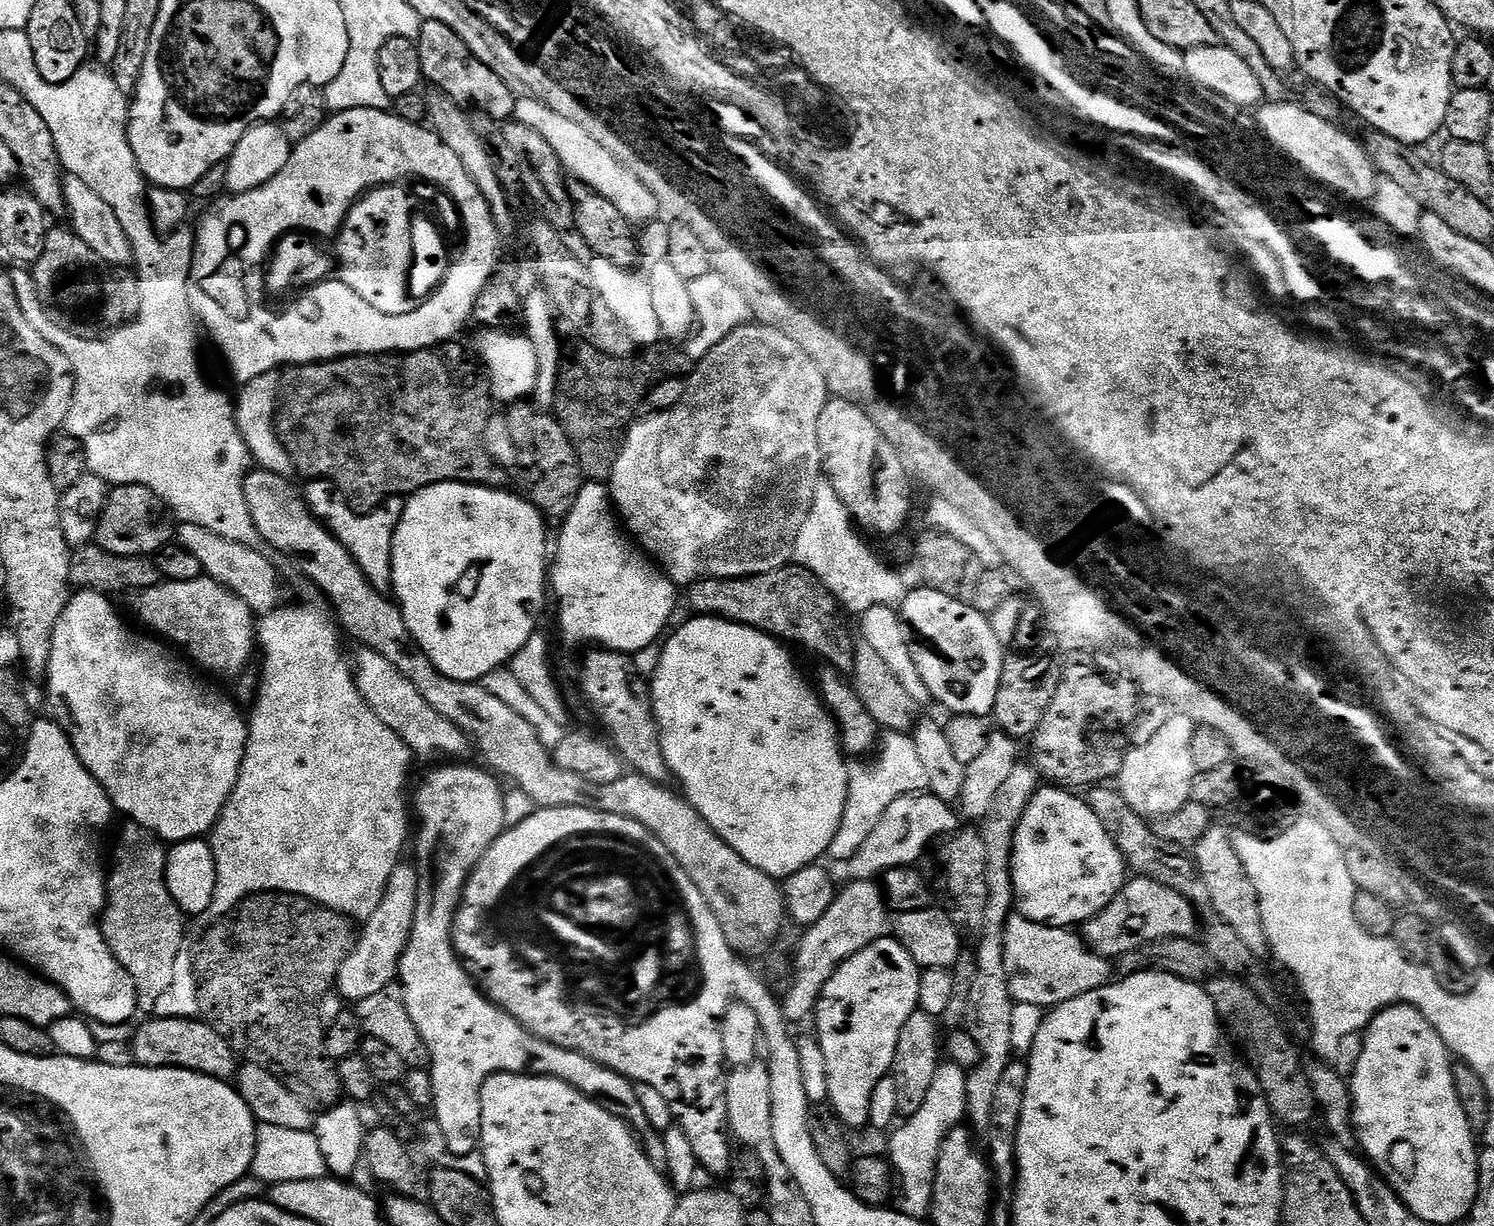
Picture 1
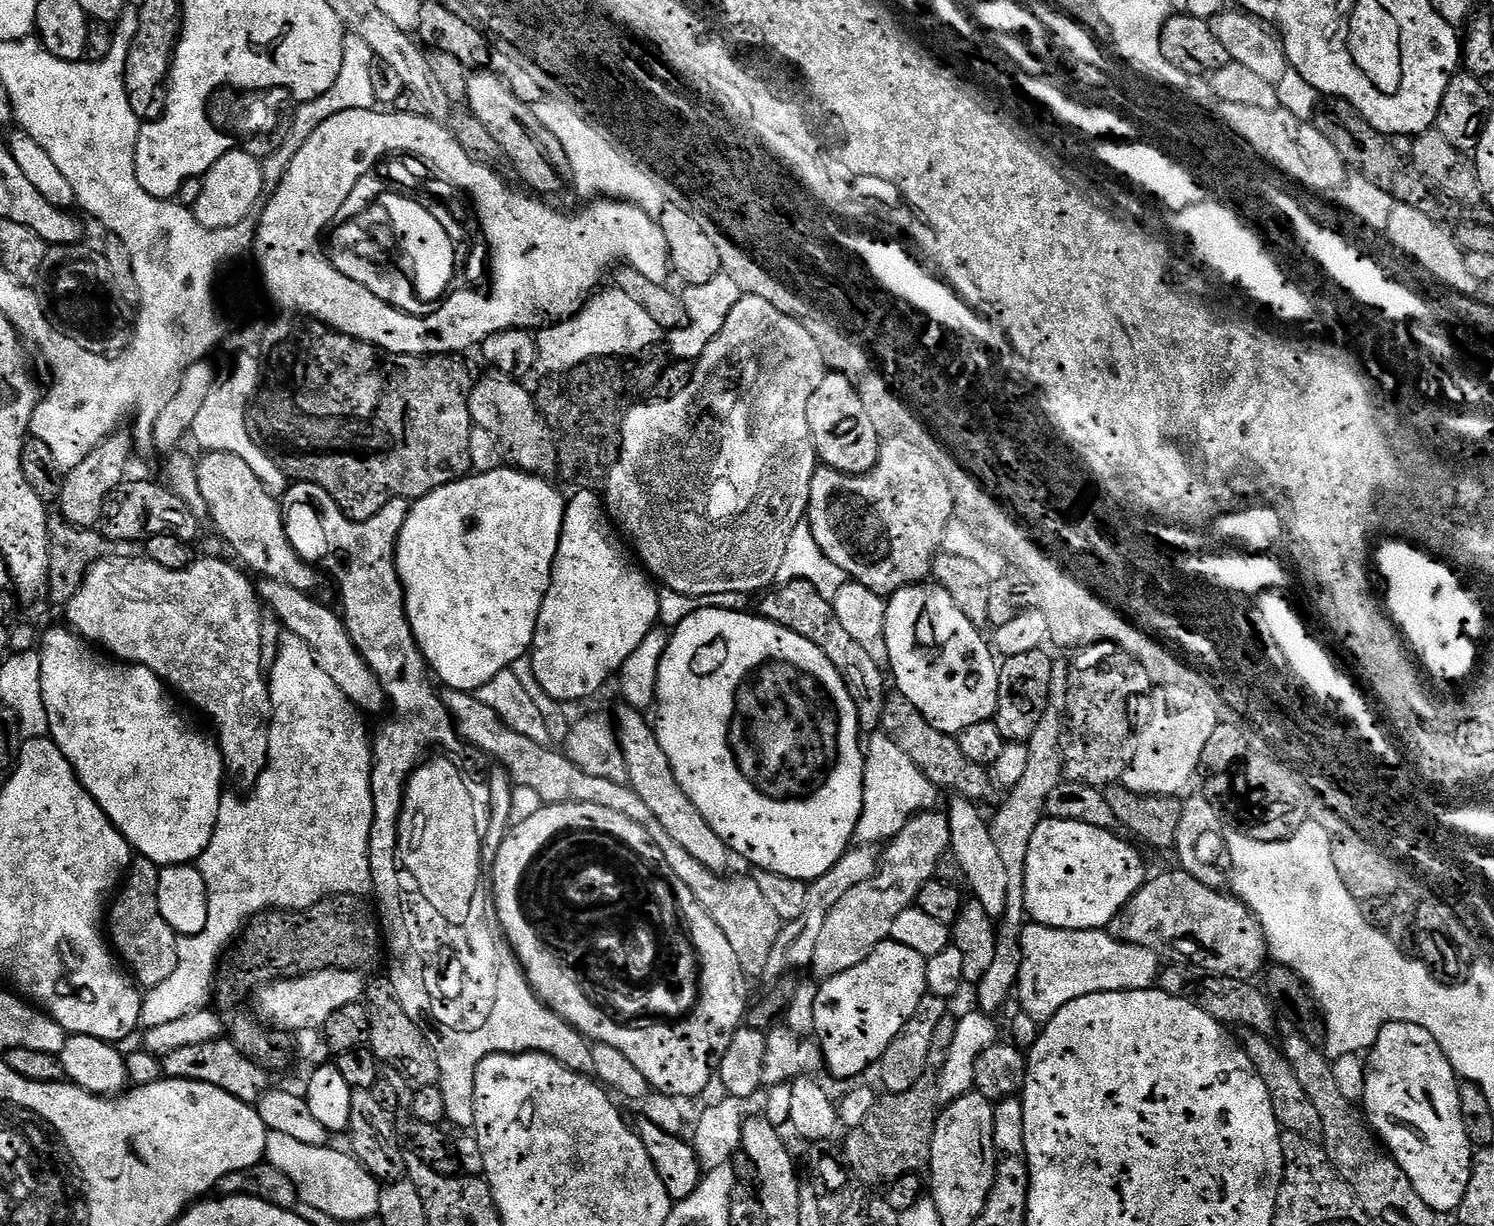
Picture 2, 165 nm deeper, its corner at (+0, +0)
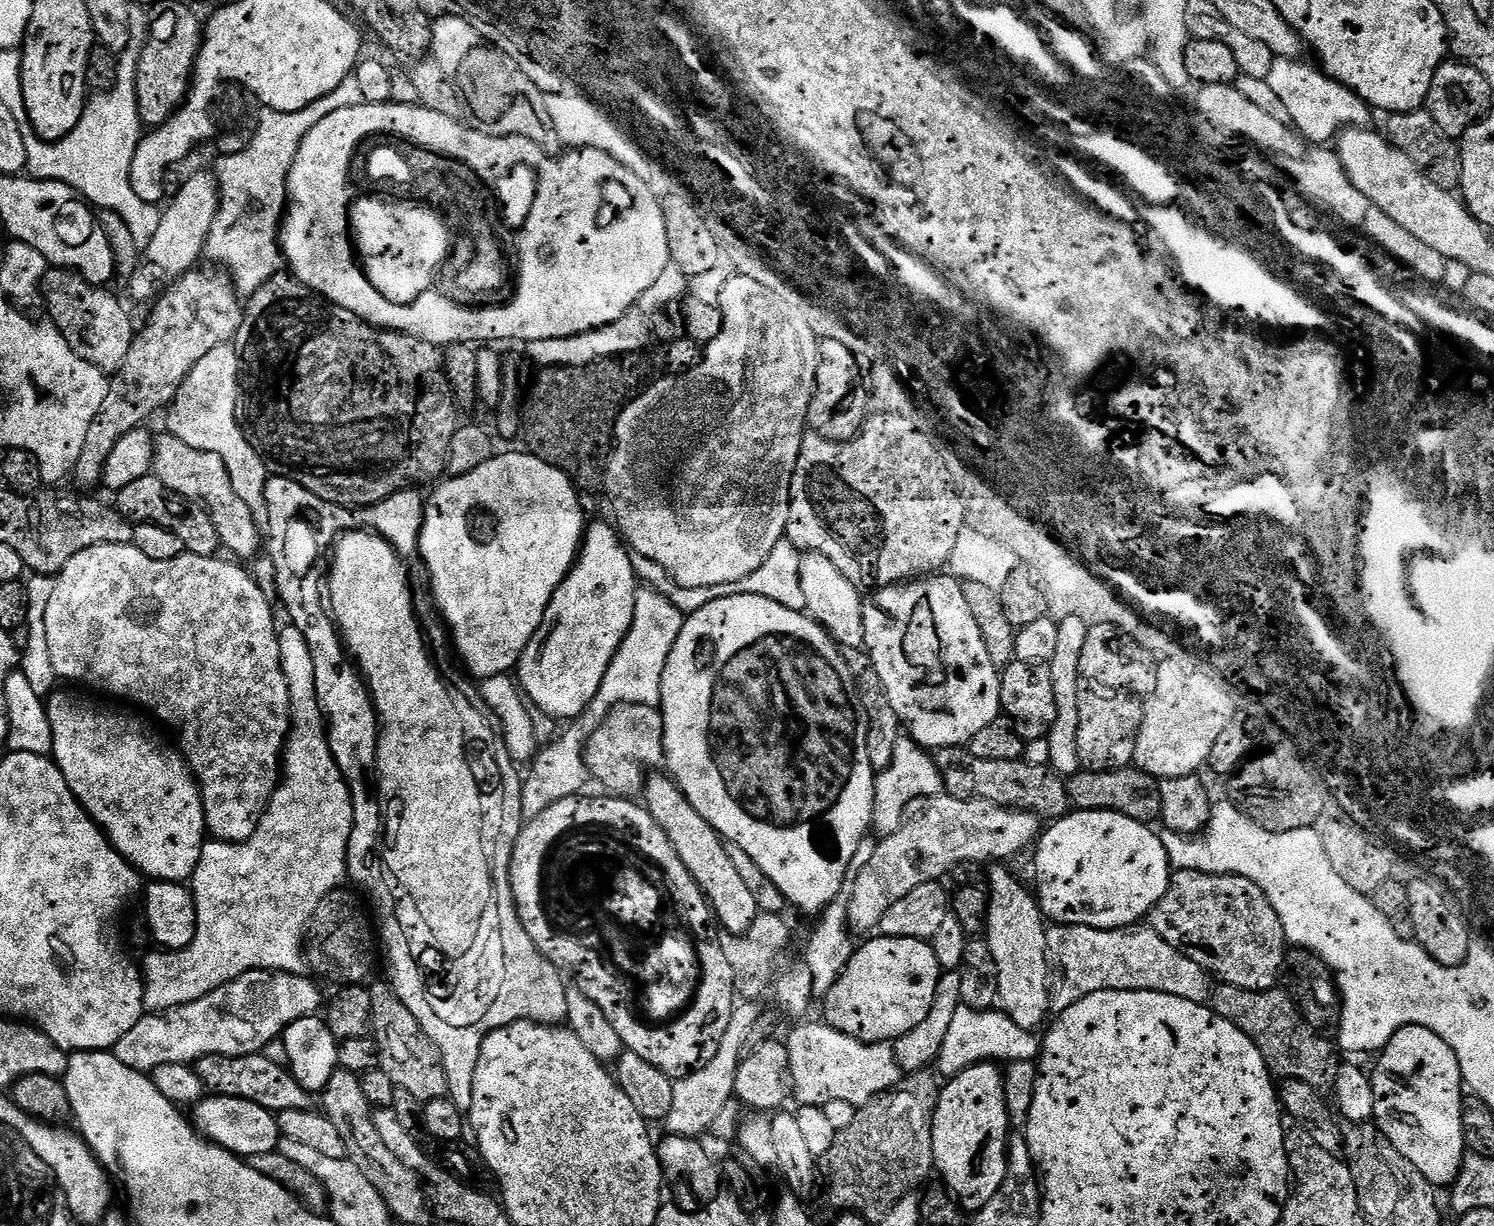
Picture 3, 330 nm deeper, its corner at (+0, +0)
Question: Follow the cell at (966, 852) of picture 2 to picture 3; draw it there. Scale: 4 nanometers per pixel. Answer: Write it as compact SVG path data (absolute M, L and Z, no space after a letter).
M1000 862L993 863L988 872L988 927L986 939L990 950L994 954L994 962L998 962L998 986L1000 987L999 1007L1022 1030L1036 1032L1045 1027L1050 1016L1052 997L1050 995L1050 961L1048 947L1046 946L1046 917L1040 911L1037 897L1020 885L1020 880L1012 872L1007 872L1005 865Z

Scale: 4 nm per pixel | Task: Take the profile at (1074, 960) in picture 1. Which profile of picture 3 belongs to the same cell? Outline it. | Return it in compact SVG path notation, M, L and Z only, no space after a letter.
M1056 924L1046 931L1048 958L1054 979L1050 984L1052 997L1051 1011L1059 1014L1065 1012L1074 1002L1086 998L1090 994L1098 994L1102 990L1118 990L1119 992L1161 992L1178 998L1186 998L1186 1002L1207 1005L1214 991L1214 980L1209 972L1194 958L1186 958L1166 938L1162 938L1150 926L1129 926L1127 928L1091 928L1077 924Z

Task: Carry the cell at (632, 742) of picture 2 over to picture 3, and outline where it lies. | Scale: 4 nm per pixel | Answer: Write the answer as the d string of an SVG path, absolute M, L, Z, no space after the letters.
M660 774L649 775L644 781L643 807L648 809L654 822L662 826L664 839L670 842L670 846L674 846L674 854L682 858L682 866L686 866L691 883L704 897L715 923L717 920L718 923L725 924L727 931L732 934L748 932L756 920L758 909L754 894L750 894L745 880L734 867L730 854L726 854L725 841L720 833L714 830L714 826L710 826L710 822L706 822L706 818L702 818L702 814L698 814L694 806L690 806L684 791L676 785L671 775L656 775Z

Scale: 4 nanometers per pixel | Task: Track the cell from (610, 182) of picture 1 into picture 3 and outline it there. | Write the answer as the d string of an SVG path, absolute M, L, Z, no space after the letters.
M568 92L545 96L544 101L546 102L546 114L550 114L550 122L554 122L554 130L558 130L558 138L565 149L602 150L602 154L610 154L610 158L622 162L622 166L638 174L638 178L649 182L655 181L657 165L653 157L649 156L623 128L618 127L600 105L592 103L583 94L569 94Z

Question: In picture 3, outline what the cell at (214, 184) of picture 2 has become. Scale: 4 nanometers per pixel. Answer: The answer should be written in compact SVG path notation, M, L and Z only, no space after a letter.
M211 171L196 172L180 189L176 192L176 197L172 201L167 201L168 209L163 209L160 225L158 226L158 234L147 243L142 252L142 259L137 266L137 272L130 281L132 287L132 296L140 304L145 306L151 305L153 302L160 299L164 295L165 290L180 277L191 272L193 268L201 263L200 255L204 252L204 243L208 240L208 235L212 232L212 227L217 227L216 215L222 212L222 193L220 183L216 180L215 175Z

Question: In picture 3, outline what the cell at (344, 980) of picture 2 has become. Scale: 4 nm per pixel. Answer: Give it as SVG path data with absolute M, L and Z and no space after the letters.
M247 972L186 1006L172 1008L163 1014L141 1016L139 1022L116 1043L114 1055L122 1066L151 1074L158 1066L167 1064L195 1065L204 1056L255 1056L263 1053L264 1047L271 1040L281 1039L291 1024L321 1011L320 992L315 982L308 979L307 975L292 976L289 972Z

